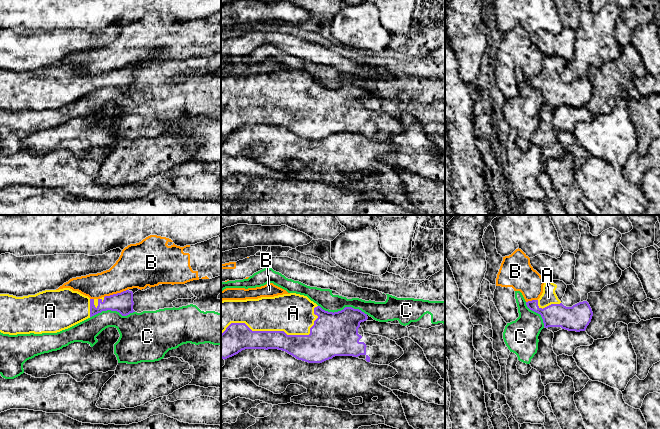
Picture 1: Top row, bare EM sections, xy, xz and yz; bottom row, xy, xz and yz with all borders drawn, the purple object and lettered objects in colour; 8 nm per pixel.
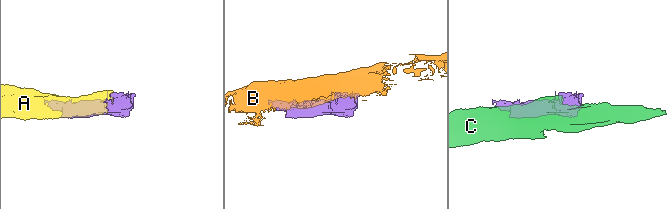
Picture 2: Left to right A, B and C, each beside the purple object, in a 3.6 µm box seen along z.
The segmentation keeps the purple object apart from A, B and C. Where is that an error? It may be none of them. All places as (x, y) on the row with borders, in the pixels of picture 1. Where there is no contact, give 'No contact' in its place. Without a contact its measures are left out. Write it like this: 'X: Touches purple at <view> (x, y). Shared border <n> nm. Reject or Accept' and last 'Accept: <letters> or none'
A: Touches purple at xz (278, 331). Shared border 800 nm. Accept
B: Touches purple at xy (115, 294). Shared border 200 nm. Reject
C: Touches purple at xz (343, 309). Shared border 400 nm. Reject
Accept: A

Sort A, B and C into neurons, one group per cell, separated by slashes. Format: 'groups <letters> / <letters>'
groups A / B / C

